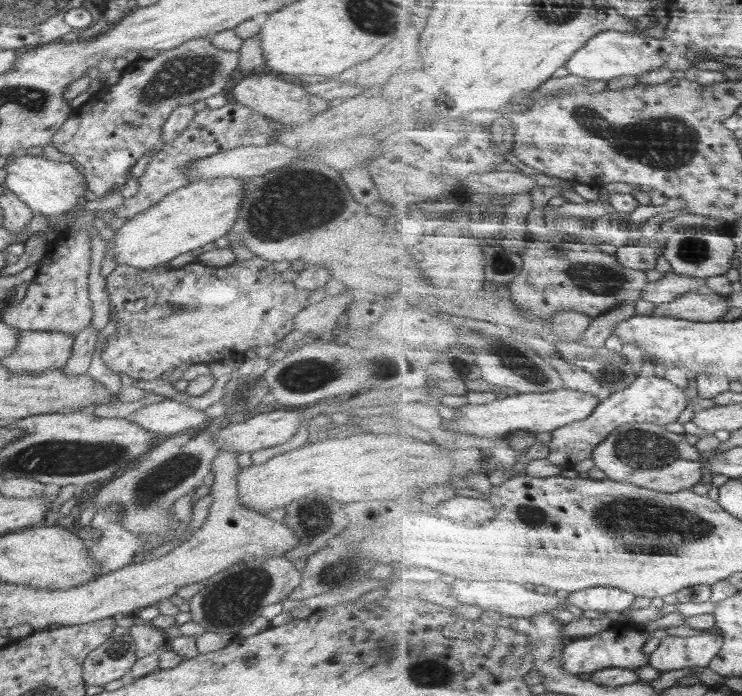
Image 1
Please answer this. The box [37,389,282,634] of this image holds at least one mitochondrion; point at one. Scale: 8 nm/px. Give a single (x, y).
(226, 608)

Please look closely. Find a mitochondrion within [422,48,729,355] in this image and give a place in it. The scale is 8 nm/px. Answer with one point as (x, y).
(665, 143)

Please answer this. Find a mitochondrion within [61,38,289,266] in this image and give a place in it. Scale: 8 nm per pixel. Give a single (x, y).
(186, 76)

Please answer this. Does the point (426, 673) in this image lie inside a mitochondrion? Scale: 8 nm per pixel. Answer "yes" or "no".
yes

